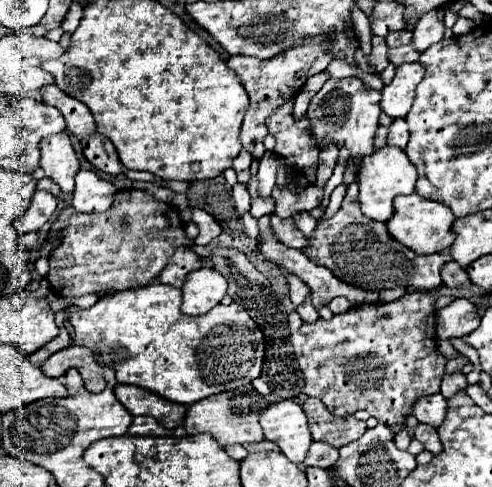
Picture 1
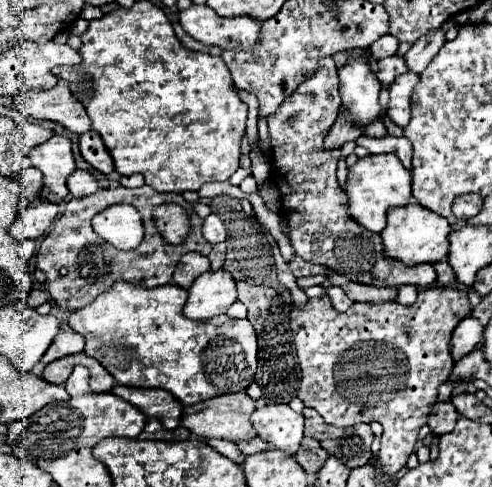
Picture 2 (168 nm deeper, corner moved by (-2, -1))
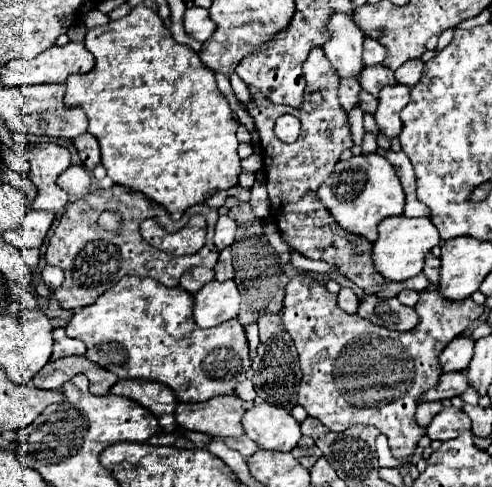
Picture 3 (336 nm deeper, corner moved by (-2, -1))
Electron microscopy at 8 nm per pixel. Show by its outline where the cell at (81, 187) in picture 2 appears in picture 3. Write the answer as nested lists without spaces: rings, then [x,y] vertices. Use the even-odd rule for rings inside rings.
[[[68,167],[56,181],[68,195],[72,197],[80,197],[84,195],[90,185],[92,185],[92,177],[84,167]]]

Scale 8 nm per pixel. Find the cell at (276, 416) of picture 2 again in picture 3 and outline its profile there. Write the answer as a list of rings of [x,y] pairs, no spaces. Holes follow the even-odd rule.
[[[268,403],[250,407],[242,417],[242,425],[246,435],[262,449],[292,451],[302,437],[300,423],[284,407]]]

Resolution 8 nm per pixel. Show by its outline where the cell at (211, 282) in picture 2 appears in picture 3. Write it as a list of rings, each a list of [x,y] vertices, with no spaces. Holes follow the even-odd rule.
[[[210,281],[194,295],[194,321],[200,329],[236,319],[240,311],[240,291],[234,281]]]

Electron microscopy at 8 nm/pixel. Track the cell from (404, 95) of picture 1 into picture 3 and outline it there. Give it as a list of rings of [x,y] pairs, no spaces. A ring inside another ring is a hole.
[[[406,85],[384,87],[378,93],[378,109],[374,113],[378,133],[382,133],[390,139],[400,135],[400,131],[402,131],[400,111],[408,105],[408,101],[410,101],[410,87],[406,87]]]

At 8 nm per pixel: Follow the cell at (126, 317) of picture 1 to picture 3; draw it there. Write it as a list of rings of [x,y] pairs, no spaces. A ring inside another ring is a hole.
[[[124,277],[122,281],[118,281],[112,289],[108,289],[96,303],[84,307],[82,311],[74,313],[74,317],[70,319],[68,327],[66,327],[66,333],[68,337],[76,337],[80,341],[84,341],[86,345],[86,357],[90,361],[94,361],[96,365],[116,373],[120,379],[150,379],[150,381],[158,381],[158,383],[164,383],[168,387],[174,389],[178,401],[184,401],[184,403],[200,403],[200,401],[208,401],[212,397],[218,397],[218,395],[230,395],[234,393],[234,387],[236,383],[244,381],[246,379],[246,371],[250,369],[250,357],[248,357],[248,341],[246,341],[246,333],[244,333],[244,327],[238,323],[238,319],[230,319],[222,325],[216,325],[212,329],[198,329],[196,323],[194,323],[194,317],[192,317],[192,309],[194,309],[194,297],[190,293],[186,293],[182,287],[164,287],[160,285],[158,281],[154,281],[152,277]]]

